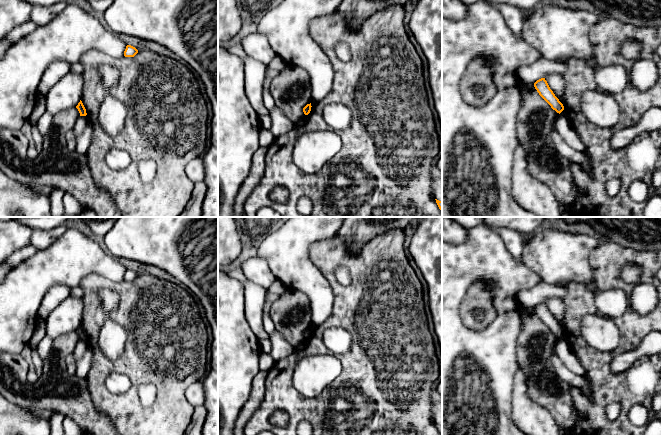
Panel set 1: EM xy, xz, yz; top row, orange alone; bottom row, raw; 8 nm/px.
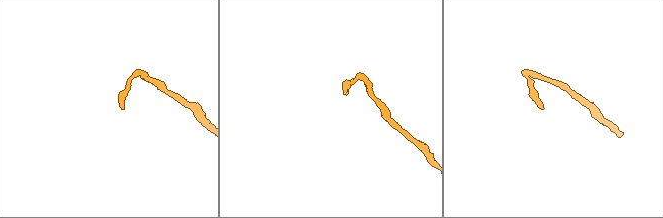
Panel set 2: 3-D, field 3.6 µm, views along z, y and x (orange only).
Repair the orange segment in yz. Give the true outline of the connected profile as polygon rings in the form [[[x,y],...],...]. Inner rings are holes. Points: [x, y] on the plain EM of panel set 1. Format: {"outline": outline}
{"outline": [[[541,302],[534,307],[534,311],[539,319],[551,330],[557,337],[561,337],[564,334],[563,328],[555,320],[553,315],[550,313],[545,302]]]}

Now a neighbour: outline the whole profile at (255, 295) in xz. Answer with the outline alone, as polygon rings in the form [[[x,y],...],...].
[[[246,281],[243,283],[245,291],[245,316],[248,324],[261,345],[261,352],[271,351],[271,341],[263,327],[263,308],[267,289]]]

